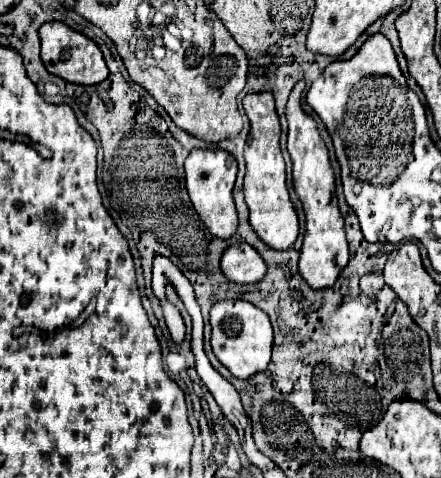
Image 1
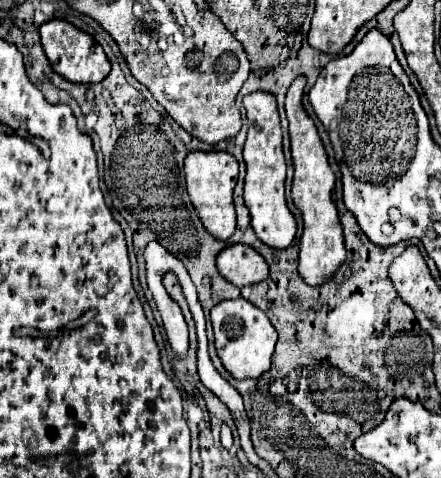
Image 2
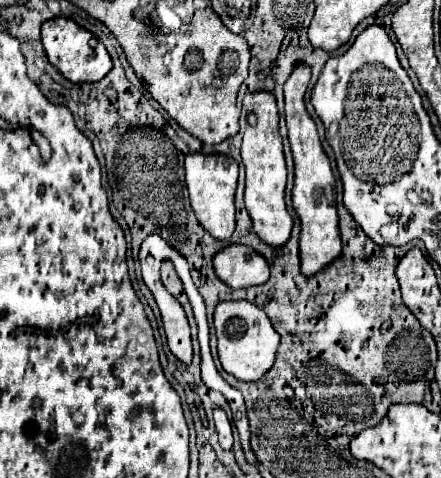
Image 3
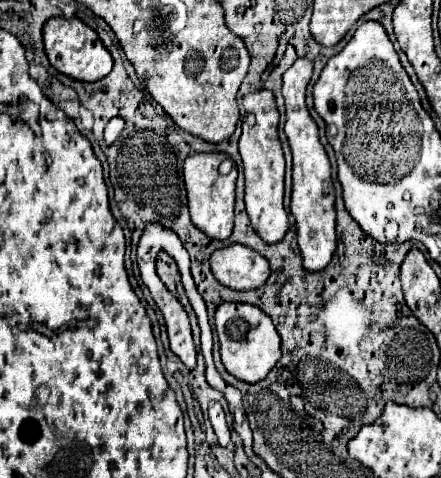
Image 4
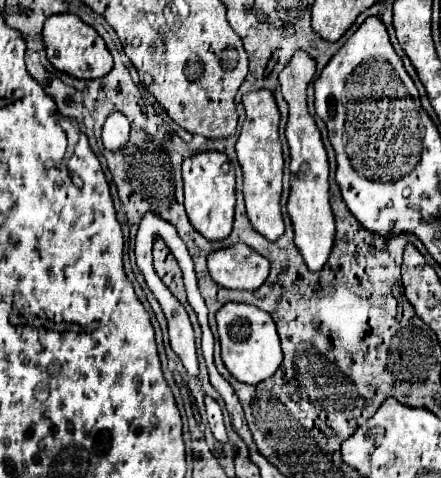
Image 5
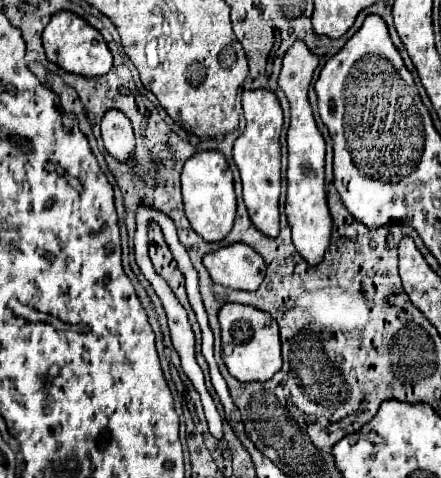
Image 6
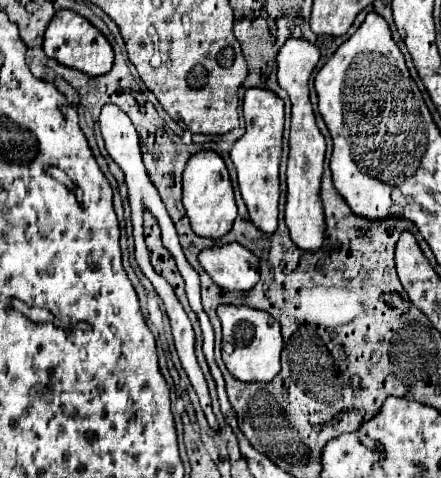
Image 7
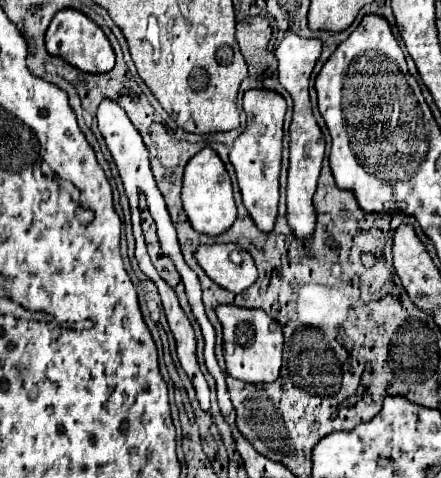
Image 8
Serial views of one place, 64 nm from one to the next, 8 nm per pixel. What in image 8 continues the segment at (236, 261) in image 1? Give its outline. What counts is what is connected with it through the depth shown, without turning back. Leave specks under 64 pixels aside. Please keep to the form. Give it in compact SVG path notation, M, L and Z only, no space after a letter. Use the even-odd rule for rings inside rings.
M202 244L194 252L194 258L200 264L200 268L210 276L210 280L214 280L218 286L222 286L234 294L252 286L258 278L252 256L246 250L238 248L236 244L212 244L212 246ZM232 250L238 250L242 254L240 266L230 262L228 254Z

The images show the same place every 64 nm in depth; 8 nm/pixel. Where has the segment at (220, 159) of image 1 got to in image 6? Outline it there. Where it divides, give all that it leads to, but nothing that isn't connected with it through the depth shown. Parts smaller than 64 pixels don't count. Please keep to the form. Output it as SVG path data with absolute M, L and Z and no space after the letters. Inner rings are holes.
M216 150L196 152L192 158L186 160L182 168L182 196L184 196L186 216L192 228L204 240L218 242L232 230L234 216L236 216L234 182L232 182L232 172L220 152Z

